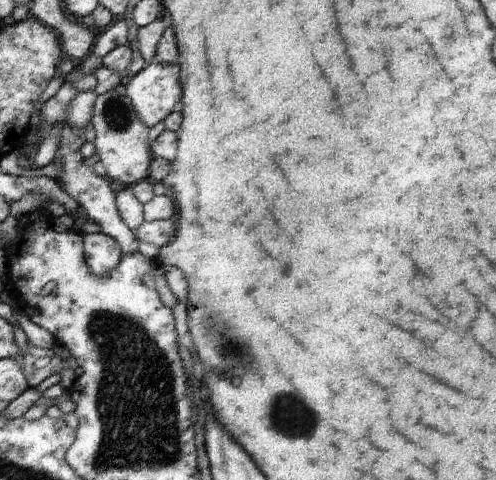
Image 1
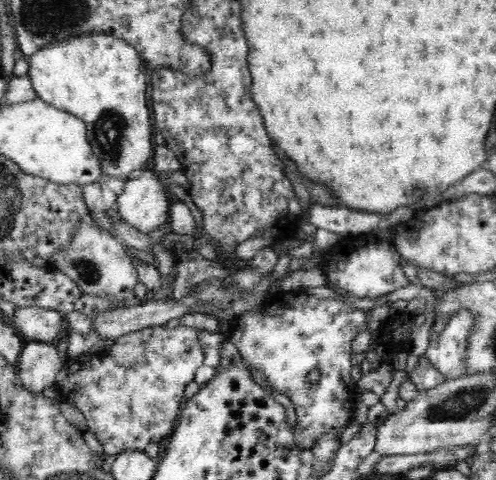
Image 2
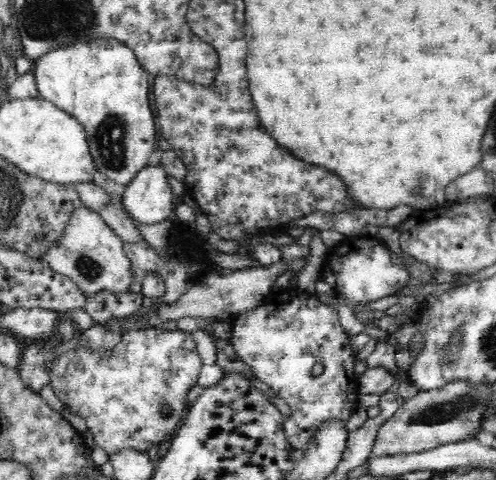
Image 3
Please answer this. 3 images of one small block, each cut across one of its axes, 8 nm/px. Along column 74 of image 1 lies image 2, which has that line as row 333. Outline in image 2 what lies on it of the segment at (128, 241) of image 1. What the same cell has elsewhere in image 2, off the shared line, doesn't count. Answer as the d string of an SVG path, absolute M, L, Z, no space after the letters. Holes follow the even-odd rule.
M154 326L118 338L110 350L104 350L100 354L68 354L60 372L56 374L54 388L58 390L62 402L68 402L86 416L88 430L96 434L98 442L104 448L104 454L120 454L122 450L144 452L146 448L150 448L150 444L158 446L164 438L174 436L174 430L180 422L186 404L186 386L190 382L196 382L196 374L204 366L204 354L200 350L198 332L200 330L188 326L178 326L174 330L166 326Z

